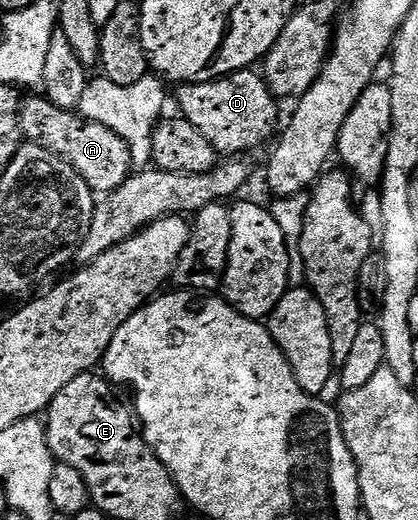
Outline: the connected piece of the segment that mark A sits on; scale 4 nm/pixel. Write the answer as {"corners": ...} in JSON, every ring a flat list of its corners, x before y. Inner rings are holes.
{"corners":[[45,97,40,103,20,108,19,130,28,142,66,161,96,194,106,195,119,188,132,172,131,150,124,139,101,124,61,110]]}

